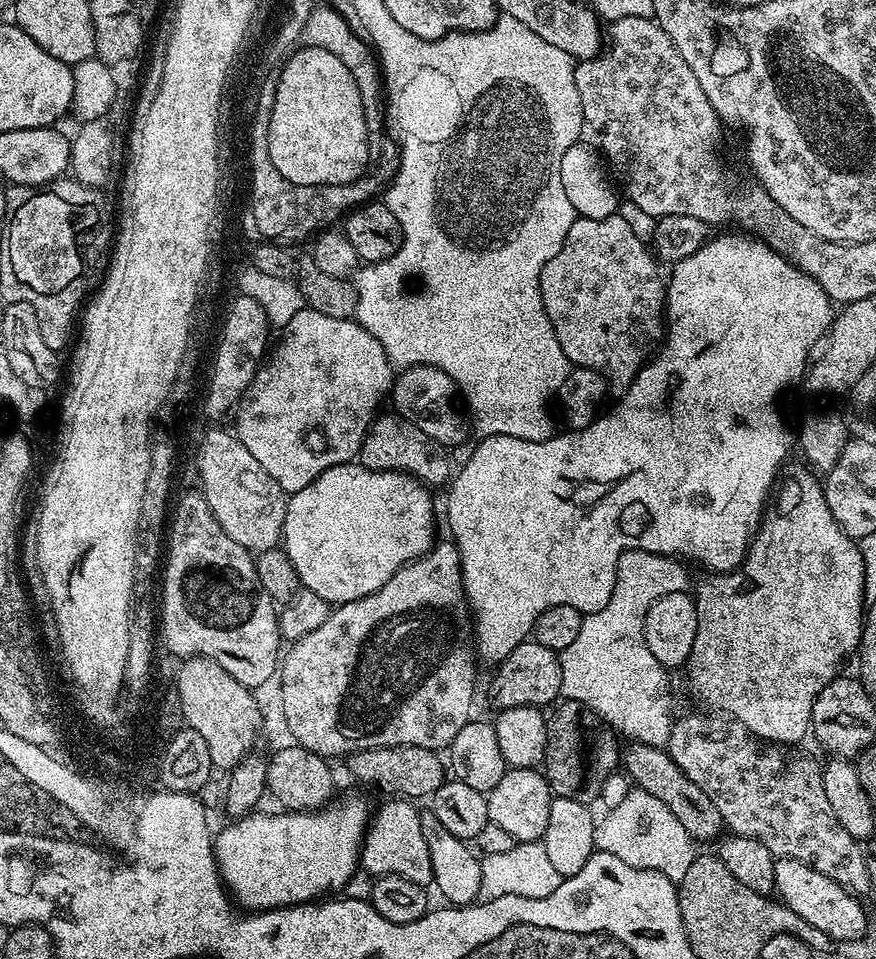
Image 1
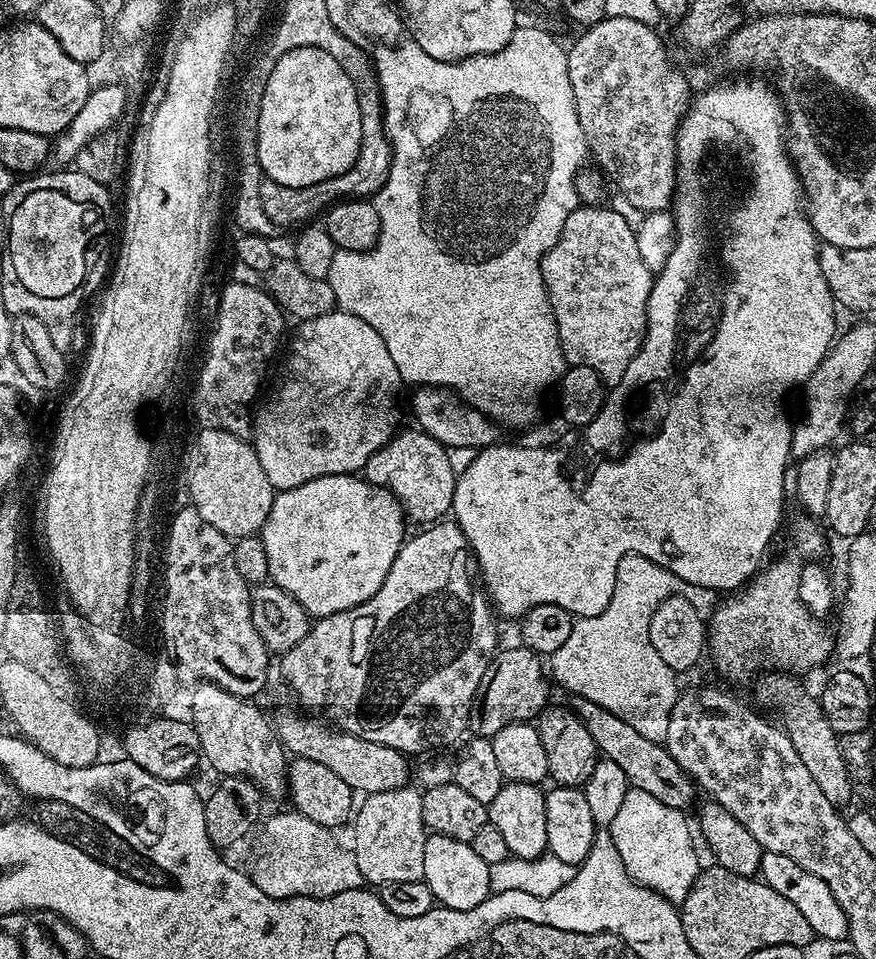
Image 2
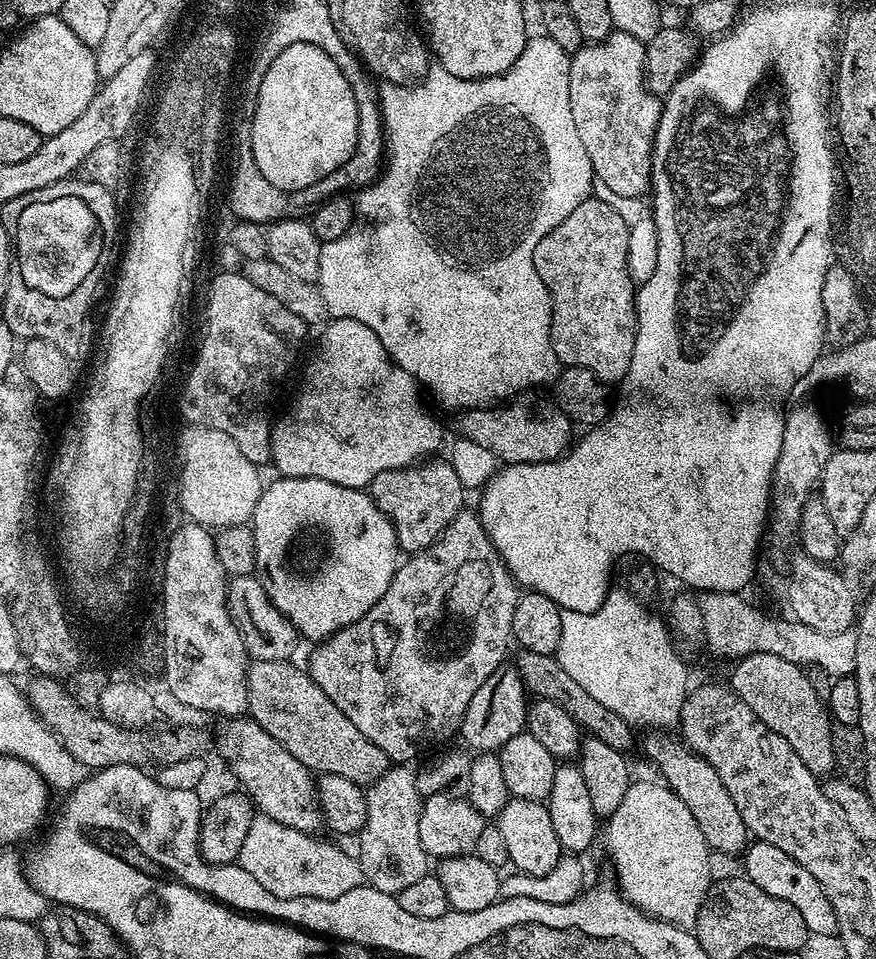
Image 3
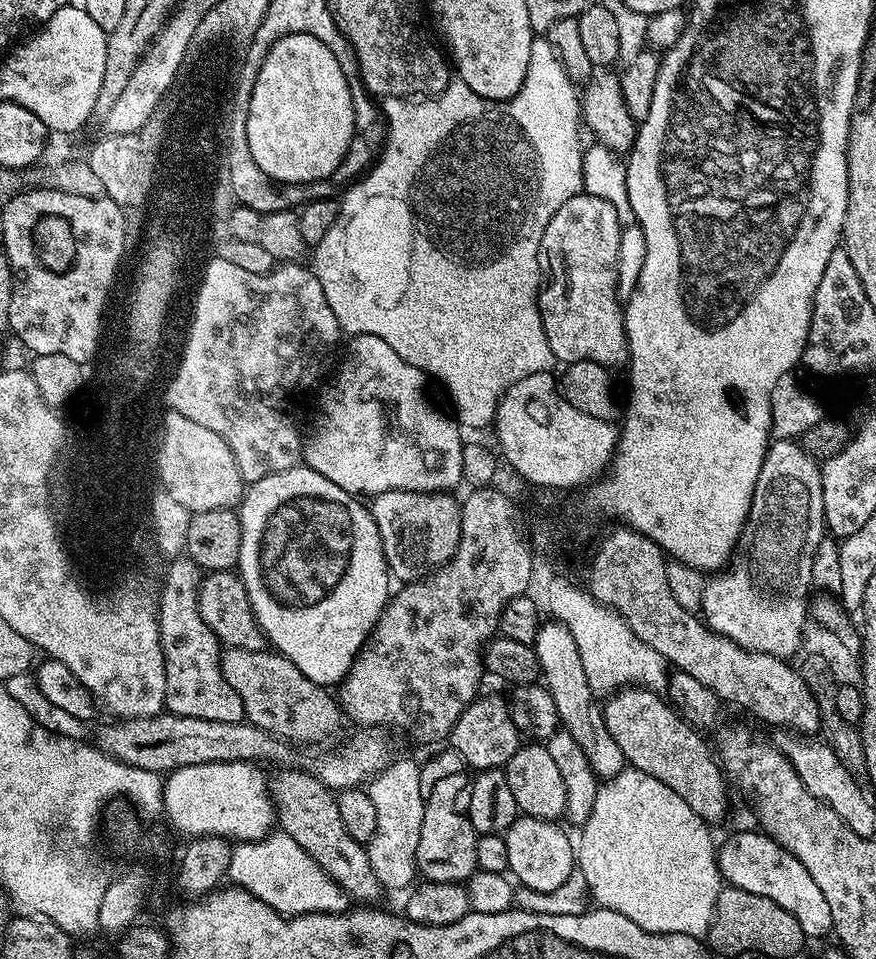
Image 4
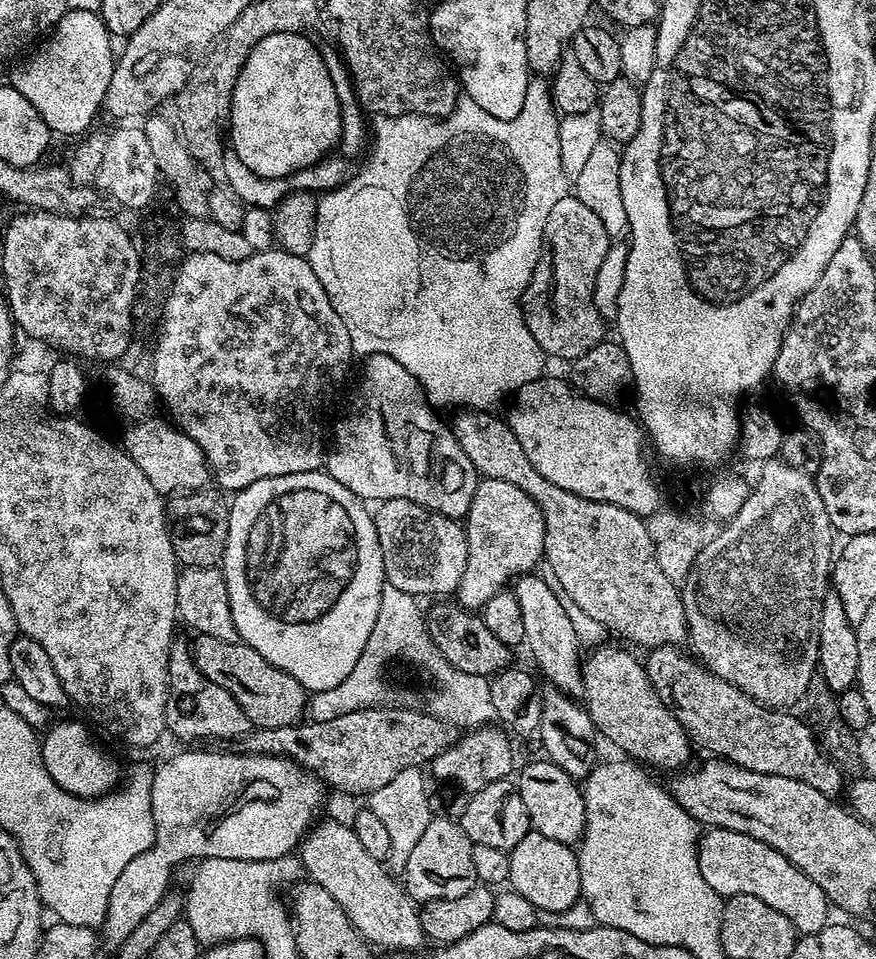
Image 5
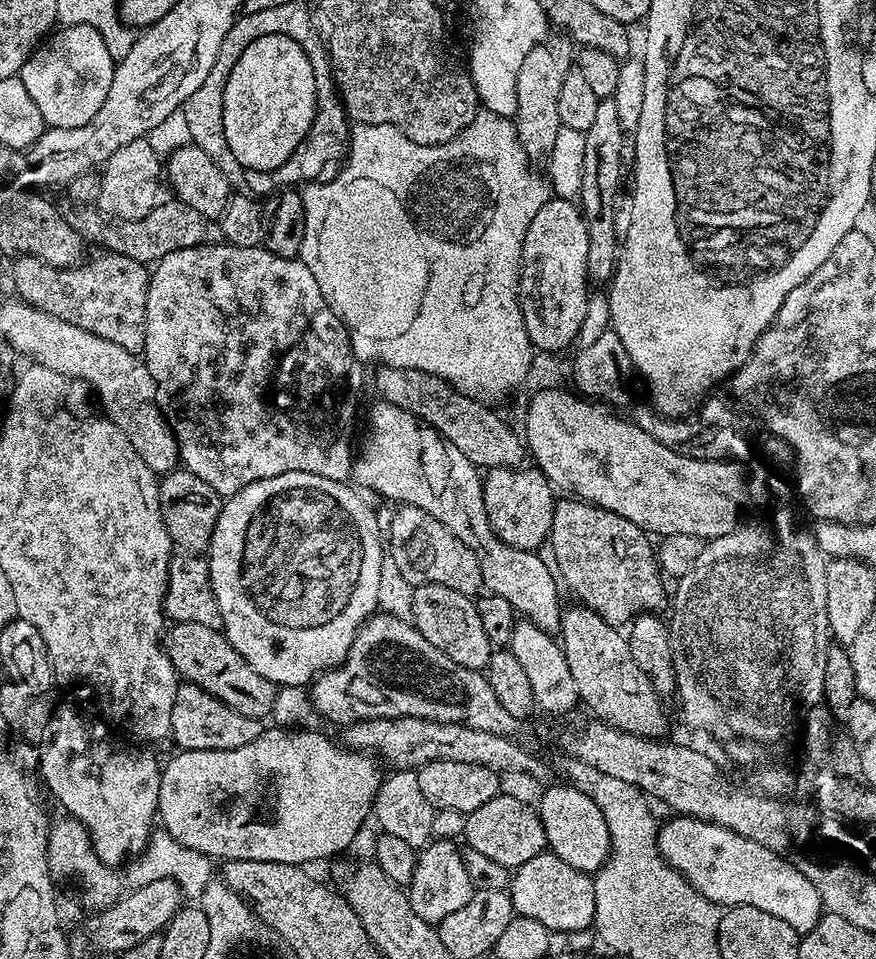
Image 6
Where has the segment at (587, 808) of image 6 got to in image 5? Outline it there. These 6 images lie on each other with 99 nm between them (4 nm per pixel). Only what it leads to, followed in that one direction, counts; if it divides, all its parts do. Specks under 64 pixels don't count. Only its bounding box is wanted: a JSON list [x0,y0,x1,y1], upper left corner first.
[518,759,586,845]

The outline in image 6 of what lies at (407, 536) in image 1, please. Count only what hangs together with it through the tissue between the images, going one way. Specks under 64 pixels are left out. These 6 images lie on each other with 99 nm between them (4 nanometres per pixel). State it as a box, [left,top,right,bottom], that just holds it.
[206,472,386,688]

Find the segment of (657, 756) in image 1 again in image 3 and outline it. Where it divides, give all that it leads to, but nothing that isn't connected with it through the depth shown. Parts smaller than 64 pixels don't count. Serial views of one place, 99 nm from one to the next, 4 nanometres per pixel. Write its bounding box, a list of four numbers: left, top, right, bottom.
[514,651,633,753]

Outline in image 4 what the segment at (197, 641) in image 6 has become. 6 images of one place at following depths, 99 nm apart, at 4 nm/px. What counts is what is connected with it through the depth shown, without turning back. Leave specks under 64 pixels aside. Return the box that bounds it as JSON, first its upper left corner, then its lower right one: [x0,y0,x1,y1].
[222,647,342,746]

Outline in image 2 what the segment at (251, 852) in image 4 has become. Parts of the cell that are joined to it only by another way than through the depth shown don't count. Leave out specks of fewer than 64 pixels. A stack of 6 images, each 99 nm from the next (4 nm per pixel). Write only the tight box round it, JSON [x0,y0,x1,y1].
[250,810,362,900]

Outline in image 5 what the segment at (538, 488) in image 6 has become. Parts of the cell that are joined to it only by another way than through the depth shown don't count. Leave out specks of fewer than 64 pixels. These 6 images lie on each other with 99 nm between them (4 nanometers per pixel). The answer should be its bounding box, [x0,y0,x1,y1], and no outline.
[454,479,544,610]

